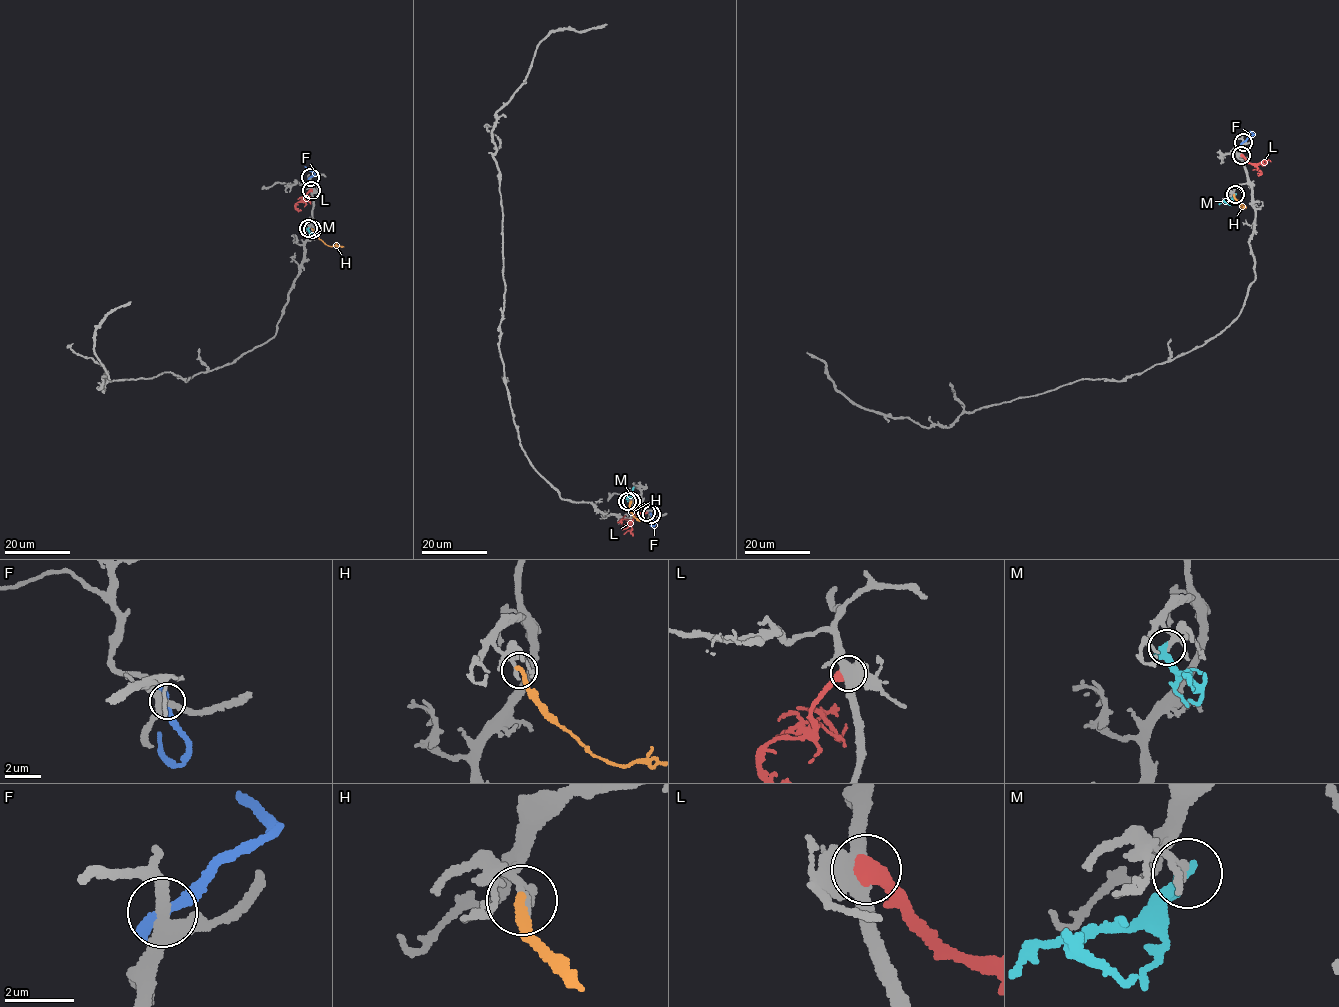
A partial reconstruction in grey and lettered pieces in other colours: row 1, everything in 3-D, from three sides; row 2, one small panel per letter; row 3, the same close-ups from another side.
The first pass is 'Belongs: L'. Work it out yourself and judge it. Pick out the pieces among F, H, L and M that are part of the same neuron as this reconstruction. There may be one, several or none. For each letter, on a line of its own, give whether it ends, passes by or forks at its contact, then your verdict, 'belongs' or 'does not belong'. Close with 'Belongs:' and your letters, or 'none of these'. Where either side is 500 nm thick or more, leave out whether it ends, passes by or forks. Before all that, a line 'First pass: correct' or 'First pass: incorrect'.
First pass: correct
F: it ends there; does not belong
H: it ends there; does not belong
L: belongs
M: it ends there; does not belong
Belongs: L

